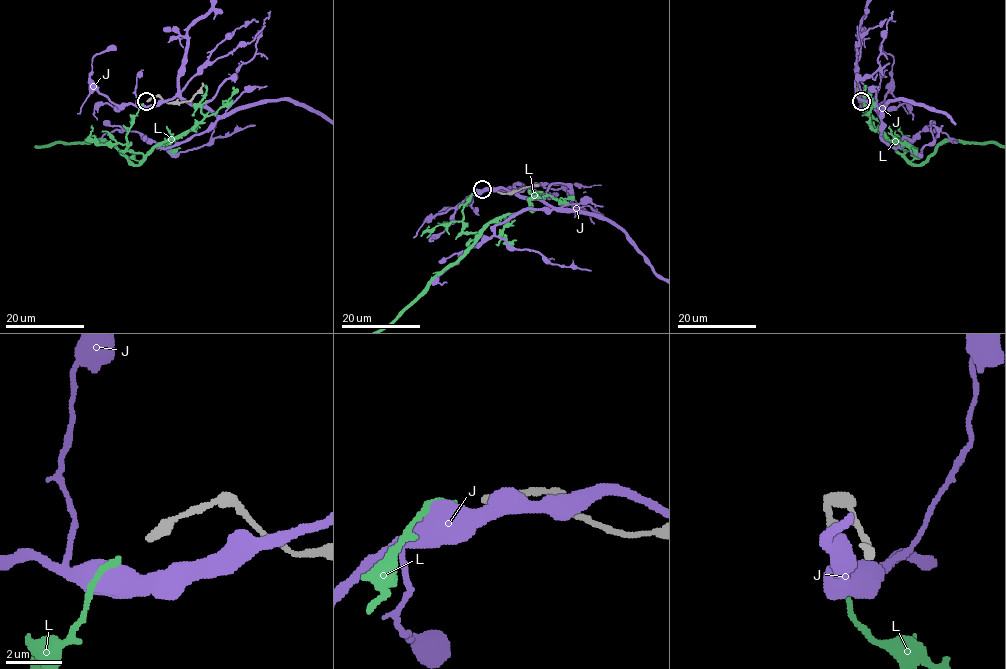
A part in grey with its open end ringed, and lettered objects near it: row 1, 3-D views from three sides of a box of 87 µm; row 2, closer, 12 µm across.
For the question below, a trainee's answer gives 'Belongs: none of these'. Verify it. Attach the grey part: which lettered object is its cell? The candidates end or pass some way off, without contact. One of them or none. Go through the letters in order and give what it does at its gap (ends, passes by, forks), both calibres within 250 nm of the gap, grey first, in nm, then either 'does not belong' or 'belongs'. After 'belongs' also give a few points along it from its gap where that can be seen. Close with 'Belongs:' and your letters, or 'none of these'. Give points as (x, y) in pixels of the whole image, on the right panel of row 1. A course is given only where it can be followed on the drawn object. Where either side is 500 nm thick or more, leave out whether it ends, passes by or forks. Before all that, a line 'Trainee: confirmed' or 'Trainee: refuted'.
Trainee: confirmed
J: 360/700 nm | does not belong
L: it ends | 360/220 nm | does not belong
Belongs: none of these

